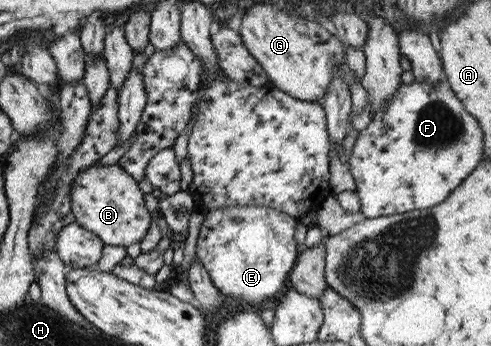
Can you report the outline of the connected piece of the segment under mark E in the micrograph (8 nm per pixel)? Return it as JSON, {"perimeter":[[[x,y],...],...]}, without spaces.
{"perimeter":[[[263,205],[230,206],[206,212],[195,244],[195,256],[220,295],[239,306],[260,307],[280,297],[288,271],[297,258],[294,227],[297,219]]]}

